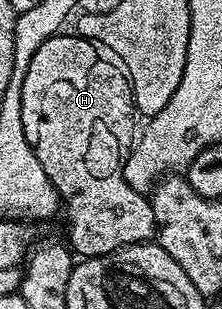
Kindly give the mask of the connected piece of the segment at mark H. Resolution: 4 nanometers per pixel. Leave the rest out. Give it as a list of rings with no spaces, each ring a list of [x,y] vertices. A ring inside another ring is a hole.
[[[61,32],[61,33],[58,33],[58,34],[56,34],[56,35],[55,35],[55,36],[54,36],[54,37],[52,37],[52,38],[51,38],[51,39],[50,39],[50,40],[46,40],[46,44],[42,44],[42,48],[38,48],[38,52],[34,52],[34,56],[33,56],[33,57],[32,57],[32,59],[31,59],[31,60],[30,60],[30,64],[29,64],[29,65],[28,65],[28,67],[27,67],[27,68],[26,68],[26,76],[25,76],[25,77],[24,77],[24,91],[23,91],[23,92],[22,92],[22,104],[23,104],[23,105],[24,105],[24,107],[23,107],[23,108],[22,108],[22,128],[23,128],[23,129],[24,129],[24,135],[25,135],[25,136],[26,136],[26,140],[27,140],[27,141],[28,141],[28,142],[29,142],[29,144],[31,144],[31,146],[33,146],[33,147],[34,147],[34,149],[35,149],[35,151],[36,151],[36,159],[37,159],[37,160],[38,160],[38,164],[42,164],[42,172],[46,172],[46,176],[47,176],[47,177],[48,177],[48,179],[49,179],[49,180],[50,180],[50,181],[52,181],[52,187],[54,187],[54,188],[55,188],[55,189],[56,189],[56,192],[57,192],[57,194],[59,194],[59,195],[60,195],[60,197],[61,197],[61,199],[62,199],[62,206],[63,206],[63,209],[64,209],[64,210],[65,210],[65,211],[66,211],[66,210],[67,210],[67,209],[68,209],[68,238],[69,238],[69,239],[68,239],[68,238],[67,238],[67,241],[68,241],[68,242],[69,242],[69,243],[70,243],[70,246],[71,246],[71,249],[72,249],[72,250],[73,250],[73,251],[75,251],[75,253],[76,253],[76,254],[77,254],[77,255],[79,255],[79,257],[80,257],[80,258],[81,258],[81,259],[85,259],[85,258],[100,258],[100,257],[102,257],[102,256],[103,256],[103,254],[109,254],[109,253],[110,253],[110,252],[114,252],[114,251],[115,251],[115,250],[121,250],[121,248],[122,248],[122,247],[123,247],[123,246],[133,246],[133,245],[134,245],[134,244],[138,244],[138,243],[139,243],[139,242],[151,242],[151,241],[153,241],[153,239],[155,239],[155,236],[156,236],[156,225],[155,225],[155,224],[154,224],[154,210],[153,210],[153,208],[152,208],[152,203],[151,203],[151,201],[149,201],[149,199],[148,199],[148,198],[147,198],[147,197],[145,197],[145,195],[142,195],[142,194],[140,194],[140,193],[138,193],[138,191],[136,191],[136,190],[135,190],[135,189],[134,189],[134,188],[130,188],[130,184],[126,184],[126,180],[125,180],[125,179],[124,179],[124,175],[123,175],[123,173],[121,173],[121,171],[120,171],[120,170],[119,170],[119,169],[116,169],[116,170],[108,170],[108,171],[106,171],[106,172],[105,172],[105,174],[96,174],[96,170],[95,170],[95,168],[94,168],[94,167],[92,167],[92,166],[91,166],[91,164],[90,164],[90,163],[88,163],[88,162],[92,162],[92,161],[94,161],[94,160],[95,160],[95,158],[96,158],[96,150],[116,150],[116,149],[118,149],[118,148],[119,148],[119,146],[120,146],[120,138],[124,138],[124,137],[126,137],[126,136],[127,136],[127,134],[128,134],[128,133],[130,133],[130,132],[131,132],[131,130],[132,130],[132,118],[133,118],[133,119],[134,119],[134,107],[133,107],[133,105],[132,105],[132,89],[131,89],[131,87],[130,87],[130,86],[129,86],[129,81],[128,81],[128,73],[127,73],[127,71],[125,71],[125,70],[123,70],[123,69],[121,69],[121,68],[120,68],[120,67],[119,67],[119,65],[118,65],[118,64],[117,64],[117,63],[116,63],[116,62],[115,62],[115,61],[113,61],[113,59],[111,59],[111,58],[109,58],[109,57],[107,57],[107,56],[105,56],[105,55],[104,55],[104,54],[103,54],[103,53],[101,53],[101,51],[100,51],[100,50],[99,50],[99,49],[97,49],[97,47],[95,47],[95,46],[94,46],[94,45],[93,45],[93,43],[92,43],[92,42],[87,42],[87,41],[86,41],[86,40],[85,40],[85,38],[81,38],[81,37],[79,37],[79,36],[77,36],[77,35],[76,35],[76,34],[75,34],[75,33],[72,33],[72,32]],[[68,150],[84,150],[84,158],[85,158],[85,160],[86,160],[86,161],[88,161],[88,162],[72,162],[72,163],[70,163],[70,164],[69,164],[69,166],[68,166]]]

